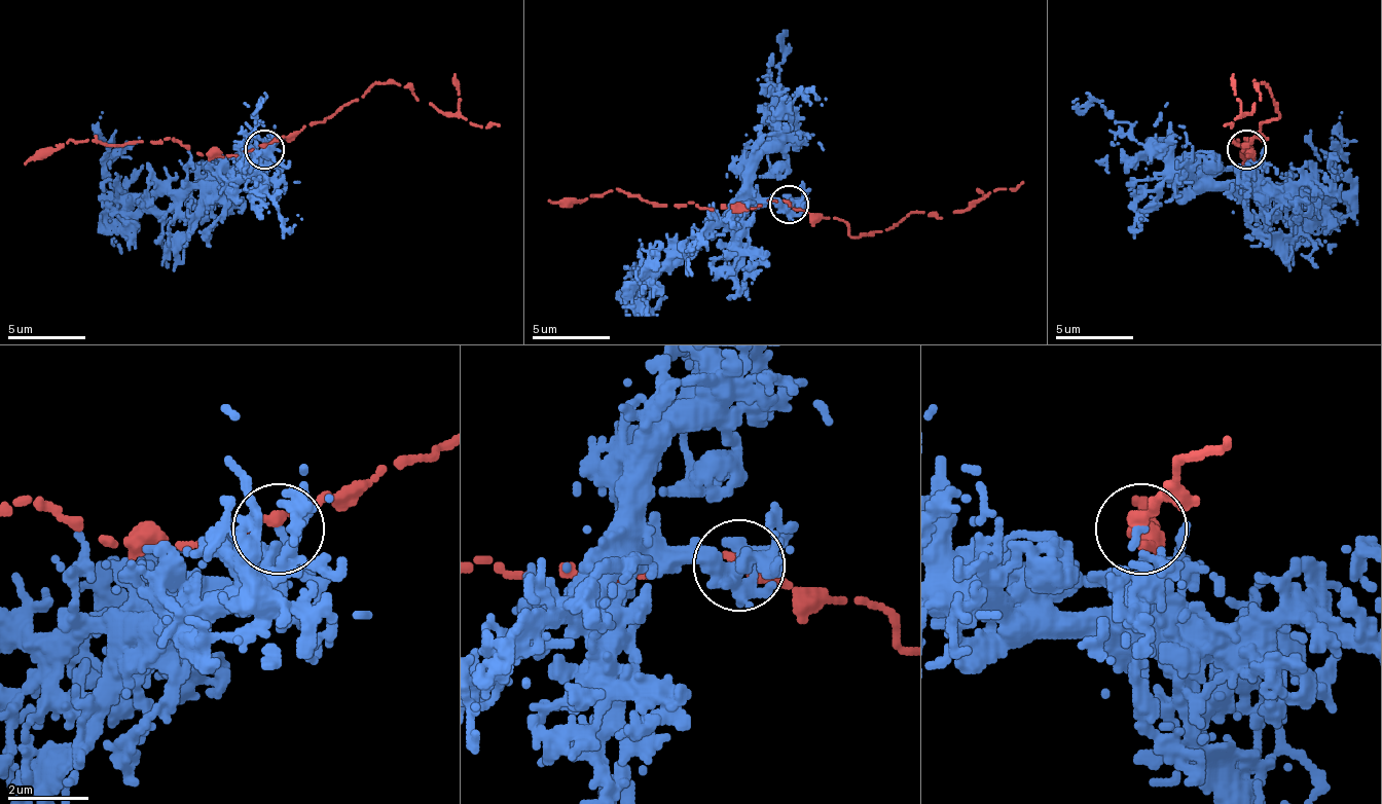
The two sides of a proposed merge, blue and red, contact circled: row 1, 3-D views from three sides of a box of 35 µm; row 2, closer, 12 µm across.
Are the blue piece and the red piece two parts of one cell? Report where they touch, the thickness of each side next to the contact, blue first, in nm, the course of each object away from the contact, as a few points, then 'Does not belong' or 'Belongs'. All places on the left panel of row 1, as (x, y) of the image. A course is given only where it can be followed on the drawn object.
Place: (264, 149). Thickness 180 nm (blue) against 240 nm. Course of blue: (265, 148), (258, 172), (227, 172), (212, 183), (122, 194), (107, 172), (107, 148), (99, 129), (103, 113). Course of red: (265, 148), (274, 140), (331, 117), (378, 82), (397, 82), (416, 102), (475, 124), (498, 124). Does not belong

